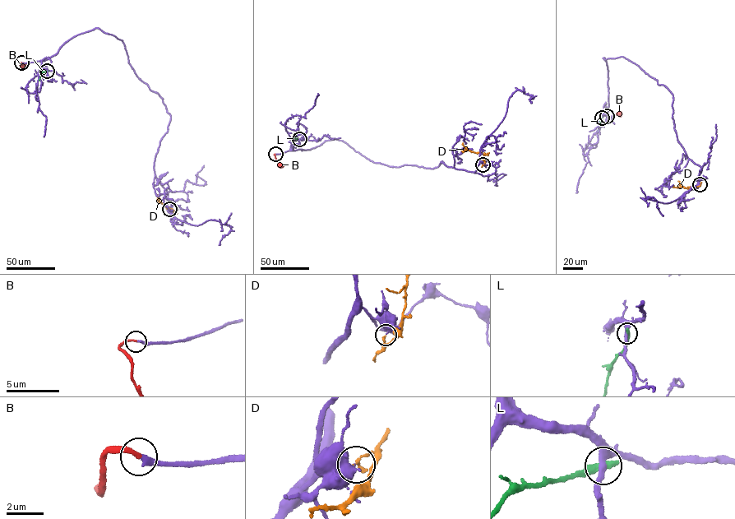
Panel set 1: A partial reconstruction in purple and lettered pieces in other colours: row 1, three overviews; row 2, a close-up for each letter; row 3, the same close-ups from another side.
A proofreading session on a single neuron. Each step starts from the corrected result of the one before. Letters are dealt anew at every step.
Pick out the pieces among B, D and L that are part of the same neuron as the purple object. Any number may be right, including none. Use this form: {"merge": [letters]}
{"merge": ["B"]}

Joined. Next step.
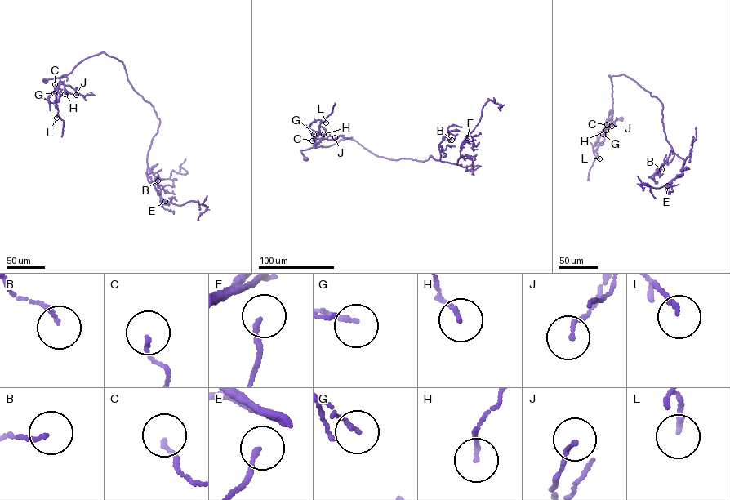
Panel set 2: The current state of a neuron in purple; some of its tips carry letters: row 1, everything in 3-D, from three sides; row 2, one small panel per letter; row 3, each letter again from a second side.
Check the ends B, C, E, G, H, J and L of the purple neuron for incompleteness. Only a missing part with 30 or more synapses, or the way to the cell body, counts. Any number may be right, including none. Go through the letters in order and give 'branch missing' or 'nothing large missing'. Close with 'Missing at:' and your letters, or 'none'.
B: nothing large missing
C: nothing large missing
E: nothing large missing
G: nothing large missing
H: nothing large missing
J: nothing large missing
L: nothing large missing
Missing at: none

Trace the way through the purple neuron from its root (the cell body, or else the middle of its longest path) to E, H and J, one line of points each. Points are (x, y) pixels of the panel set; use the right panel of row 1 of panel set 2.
E: (621, 118), (611, 120), (609, 75), (625, 75), (662, 104), (665, 138), (684, 161), (682, 174), (667, 185)
H: (621, 118), (612, 122), (611, 114), (606, 121), (606, 130)
J: (621, 118), (612, 122), (611, 114), (606, 121), (613, 122), (612, 126)

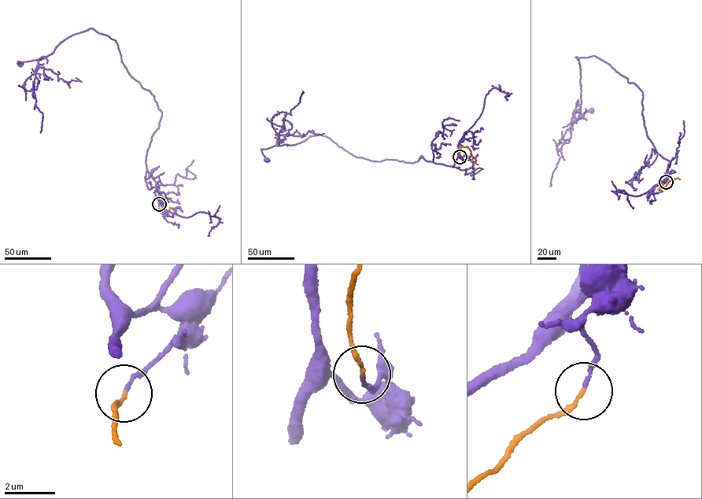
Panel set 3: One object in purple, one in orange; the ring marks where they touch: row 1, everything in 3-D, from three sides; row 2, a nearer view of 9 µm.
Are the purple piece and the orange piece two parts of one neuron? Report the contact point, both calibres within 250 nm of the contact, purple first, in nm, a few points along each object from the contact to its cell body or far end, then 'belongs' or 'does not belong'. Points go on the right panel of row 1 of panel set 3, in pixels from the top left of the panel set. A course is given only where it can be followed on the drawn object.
at (666, 182); 120 nm thick on the purple side, 150 nm on the other; purple runs (666, 182), (670, 161), (657, 153), (647, 135), (642, 91), (595, 56), (576, 57), (579, 112), (592, 110); orange runs (666, 182), (659, 190), (670, 181), (679, 179); belongs

